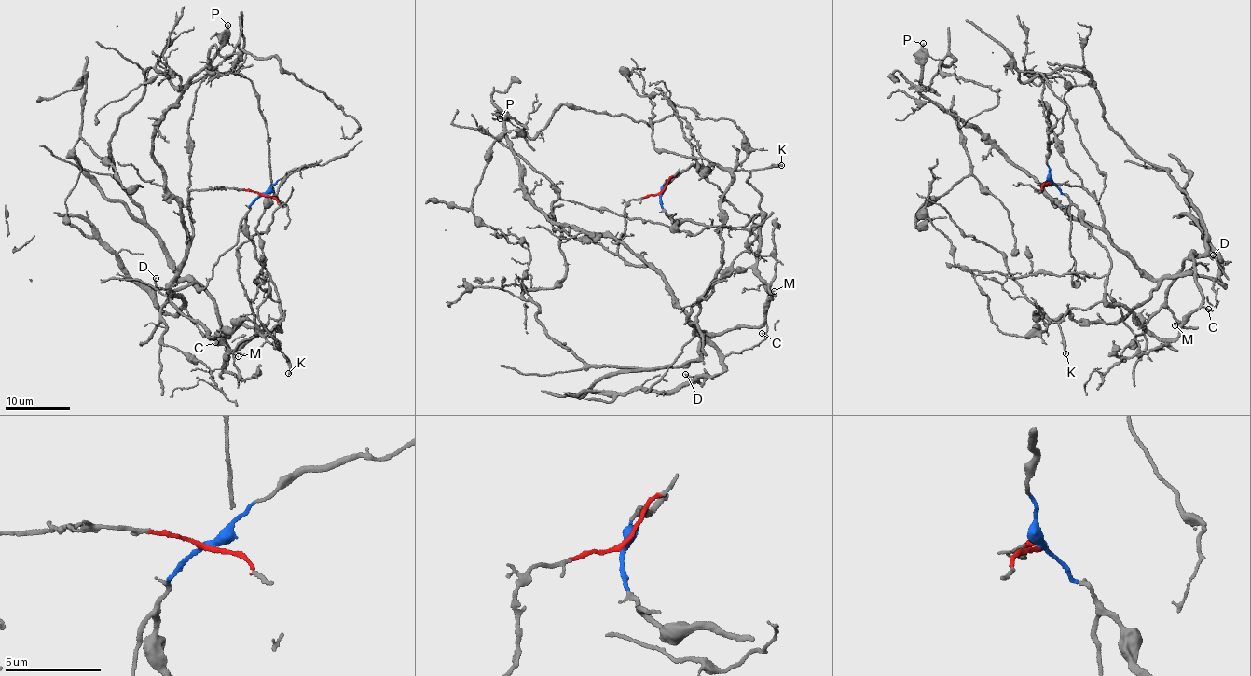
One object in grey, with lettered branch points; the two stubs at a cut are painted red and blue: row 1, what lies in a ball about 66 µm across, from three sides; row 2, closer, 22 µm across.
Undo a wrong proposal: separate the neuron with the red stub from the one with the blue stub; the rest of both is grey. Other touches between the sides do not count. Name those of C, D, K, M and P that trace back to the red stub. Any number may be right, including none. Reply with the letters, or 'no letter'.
D, P

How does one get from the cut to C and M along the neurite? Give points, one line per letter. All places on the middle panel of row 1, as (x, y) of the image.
C: (661, 193), (661, 206), (674, 220), (742, 226), (762, 213), (755, 267), (769, 297), (767, 330), (761, 333)
M: (661, 193), (661, 206), (674, 220), (707, 227), (742, 226), (762, 213), (758, 277), (769, 297), (774, 290)

